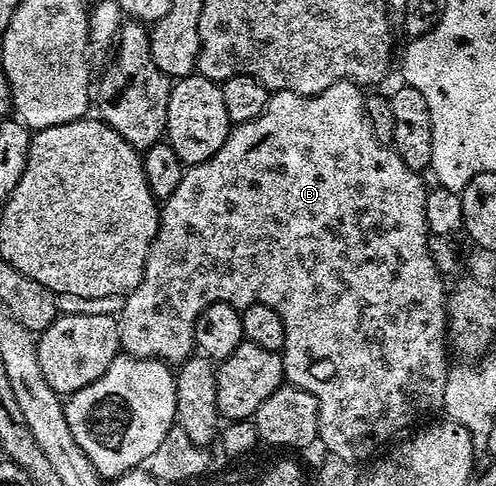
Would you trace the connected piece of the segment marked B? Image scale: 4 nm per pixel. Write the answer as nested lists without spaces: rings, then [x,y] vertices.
[[[334,82],[316,94],[274,91],[268,97],[267,107],[261,116],[238,123],[227,135],[225,144],[221,144],[219,151],[209,161],[187,166],[181,176],[181,184],[177,184],[177,192],[162,203],[157,236],[149,248],[141,284],[137,284],[137,288],[124,297],[123,307],[117,315],[122,353],[133,358],[158,358],[168,364],[184,362],[192,357],[196,349],[195,325],[209,304],[230,302],[236,308],[252,306],[255,302],[265,304],[273,308],[285,324],[287,345],[283,373],[286,381],[309,392],[319,405],[318,441],[323,442],[332,459],[344,464],[370,463],[384,448],[398,443],[404,435],[430,419],[434,410],[443,410],[449,369],[448,295],[445,290],[443,294],[444,275],[439,273],[437,264],[433,264],[433,256],[429,256],[429,231],[425,220],[428,187],[423,186],[419,178],[422,178],[420,171],[409,168],[409,164],[401,160],[394,148],[373,136],[373,124],[369,124],[367,111],[367,94],[358,82]]]

